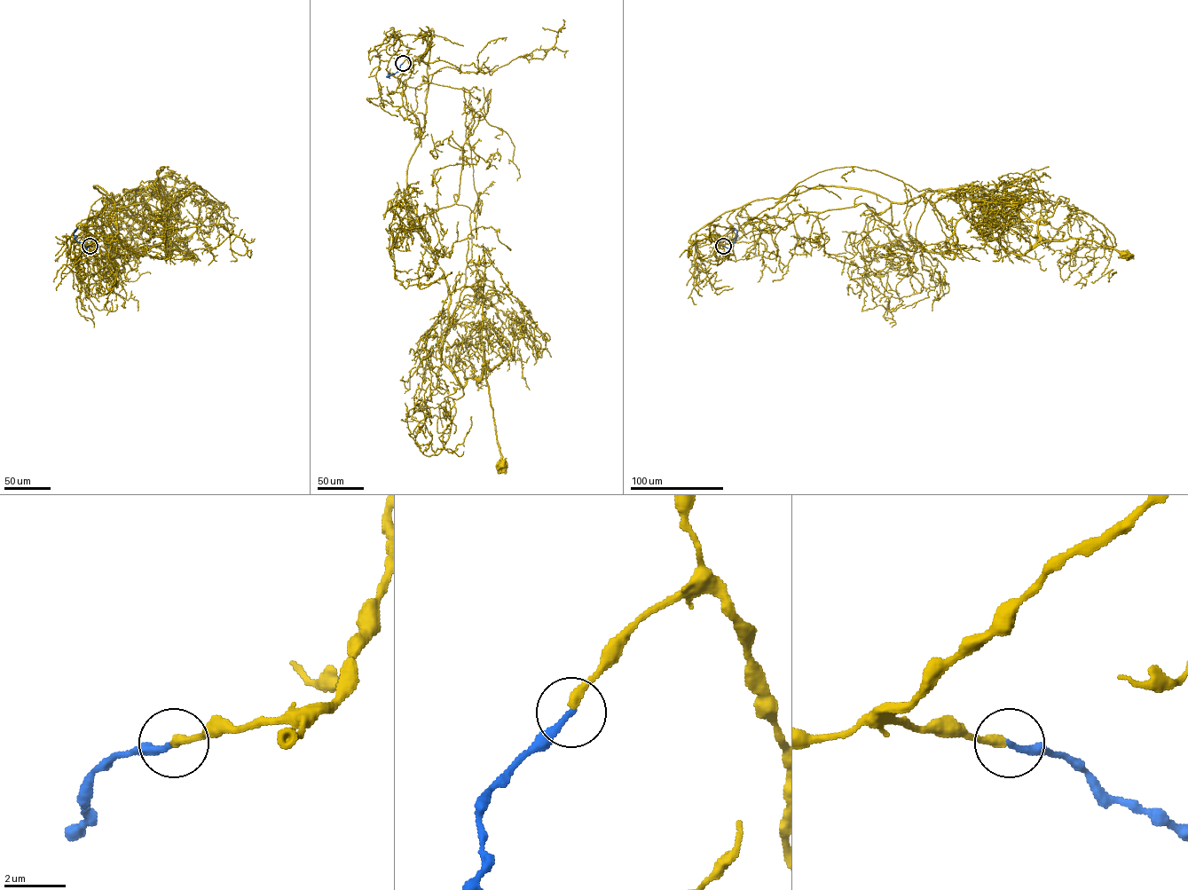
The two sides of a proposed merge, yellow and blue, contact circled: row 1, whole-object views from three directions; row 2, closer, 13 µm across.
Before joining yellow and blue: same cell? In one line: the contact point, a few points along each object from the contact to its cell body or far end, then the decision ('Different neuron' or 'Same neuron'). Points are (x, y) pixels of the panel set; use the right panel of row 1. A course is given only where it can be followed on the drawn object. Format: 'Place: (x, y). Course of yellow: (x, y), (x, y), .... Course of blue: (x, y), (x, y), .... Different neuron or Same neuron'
Place: (723, 246). Course of yellow: (723, 246), (834, 185), (896, 202), (964, 189), (1010, 251), (1081, 238), (1125, 254). Course of blue: (723, 246), (729, 248), (735, 242), (736, 231), (733, 231). Same neuron

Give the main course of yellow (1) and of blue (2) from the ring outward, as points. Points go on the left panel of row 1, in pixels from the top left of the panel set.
1: (90, 246), (89, 218), (106, 209), (98, 185), (111, 202), (137, 189), (142, 229), (188, 254)
2: (90, 246), (86, 248), (82, 243), (77, 241), (74, 234), (76, 229), (74, 231)

